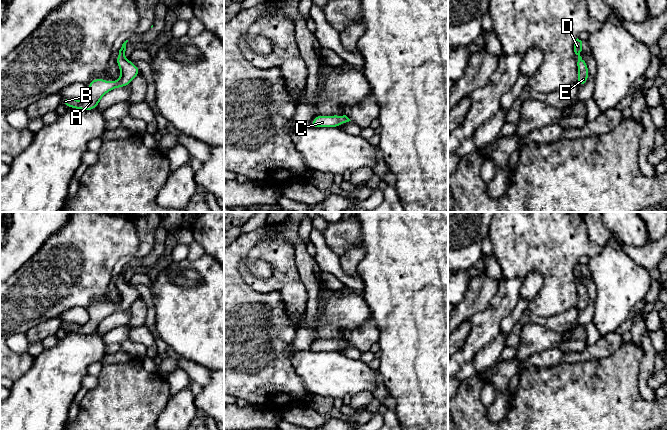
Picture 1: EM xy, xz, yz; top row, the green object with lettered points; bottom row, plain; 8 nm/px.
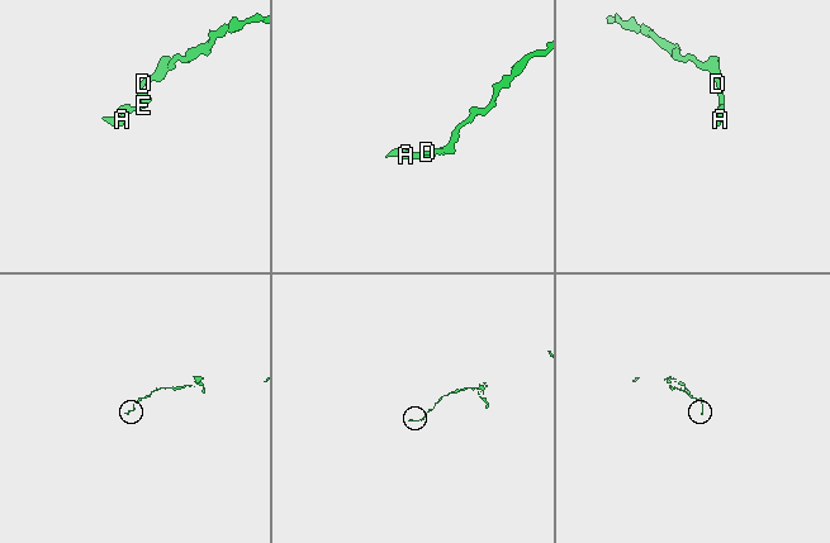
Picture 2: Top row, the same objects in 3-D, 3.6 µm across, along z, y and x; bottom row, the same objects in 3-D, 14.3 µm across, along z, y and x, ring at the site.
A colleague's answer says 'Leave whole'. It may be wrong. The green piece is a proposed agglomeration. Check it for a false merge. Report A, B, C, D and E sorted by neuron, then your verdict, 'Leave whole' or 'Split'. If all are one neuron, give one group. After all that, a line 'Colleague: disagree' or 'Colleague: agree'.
Groups: A B C D E. Leave whole
Colleague: agree

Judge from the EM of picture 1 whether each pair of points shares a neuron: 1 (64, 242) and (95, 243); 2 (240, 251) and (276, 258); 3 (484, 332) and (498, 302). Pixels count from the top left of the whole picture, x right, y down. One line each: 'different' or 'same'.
1: same
2: different
3: same

